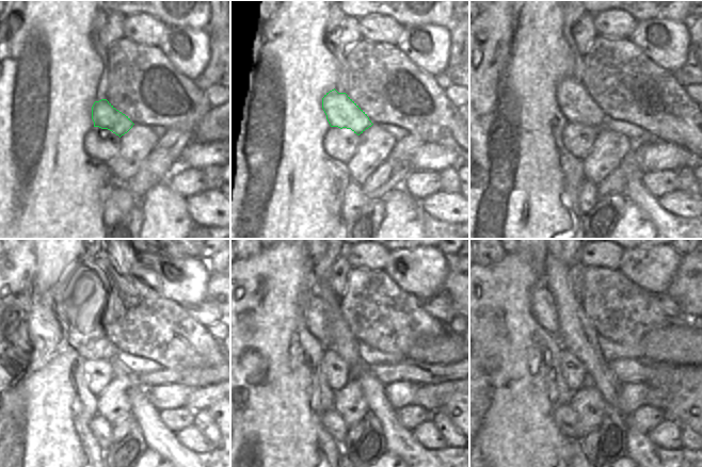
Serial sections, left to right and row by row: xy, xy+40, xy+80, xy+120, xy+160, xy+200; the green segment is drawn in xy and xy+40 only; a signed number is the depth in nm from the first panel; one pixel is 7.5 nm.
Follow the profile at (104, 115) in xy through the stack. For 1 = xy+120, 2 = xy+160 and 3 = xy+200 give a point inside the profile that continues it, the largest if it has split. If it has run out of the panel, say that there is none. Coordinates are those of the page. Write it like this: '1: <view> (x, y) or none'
1: xy+120 (88, 324)
2: xy+160 (316, 320)
3: xy+200 (543, 307)

